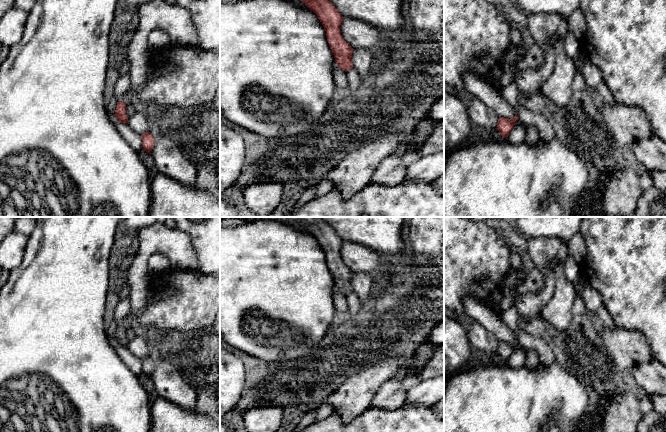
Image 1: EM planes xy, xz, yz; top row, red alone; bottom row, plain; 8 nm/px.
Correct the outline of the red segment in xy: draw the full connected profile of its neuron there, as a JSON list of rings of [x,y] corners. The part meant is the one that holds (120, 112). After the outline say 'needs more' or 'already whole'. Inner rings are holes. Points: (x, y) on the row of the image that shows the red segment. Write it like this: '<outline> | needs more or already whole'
[[[125,74],[123,77],[118,78],[115,85],[115,94],[114,94],[118,100],[115,115],[116,119],[122,123],[128,122],[128,117],[126,114],[126,101],[129,89],[130,89],[129,74]]] | needs more

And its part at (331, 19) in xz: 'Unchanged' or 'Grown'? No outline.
Unchanged

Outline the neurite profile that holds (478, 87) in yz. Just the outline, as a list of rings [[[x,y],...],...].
[[[472,73],[463,75],[464,88],[472,95],[479,98],[488,108],[492,109],[499,117],[513,119],[516,111],[487,80]]]

